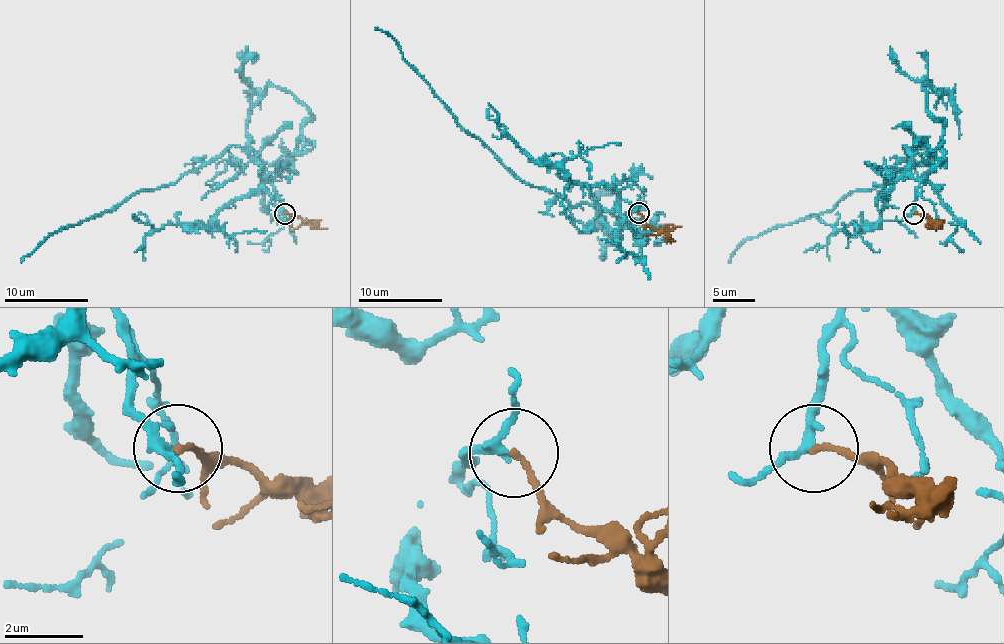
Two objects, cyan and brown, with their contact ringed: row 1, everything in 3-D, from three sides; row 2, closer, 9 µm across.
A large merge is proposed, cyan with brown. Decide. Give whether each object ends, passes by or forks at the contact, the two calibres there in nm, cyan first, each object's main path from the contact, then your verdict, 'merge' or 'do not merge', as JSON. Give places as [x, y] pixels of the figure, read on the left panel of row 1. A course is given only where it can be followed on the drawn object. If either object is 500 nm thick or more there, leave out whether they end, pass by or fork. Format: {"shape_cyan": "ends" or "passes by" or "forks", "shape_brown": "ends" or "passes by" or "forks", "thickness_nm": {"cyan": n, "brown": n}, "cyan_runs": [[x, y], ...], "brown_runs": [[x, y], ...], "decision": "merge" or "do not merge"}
{"shape_cyan": "passes by", "shape_brown": "ends", "thickness_nm": {"cyan": 200, "brown": 150}, "cyan_runs": [[283, 214], [262, 170], [239, 147], [229, 145], [166, 184], [140, 189], [103, 214], [54, 231], [21, 262]], "brown_runs": [[285, 214], [294, 214], [315, 228], [327, 228]], "decision": "merge"}

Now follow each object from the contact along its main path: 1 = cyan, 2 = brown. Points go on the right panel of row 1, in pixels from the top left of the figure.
1: (913, 214), (919, 182), (904, 145), (906, 155), (881, 184), (856, 189), (823, 214), (747, 239), (728, 262)
2: (913, 214), (925, 214), (929, 218), (927, 228)

